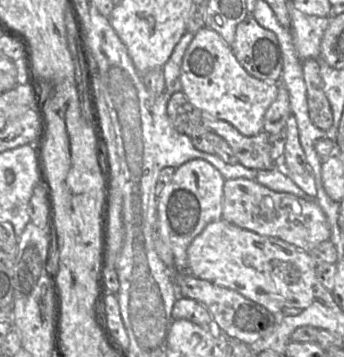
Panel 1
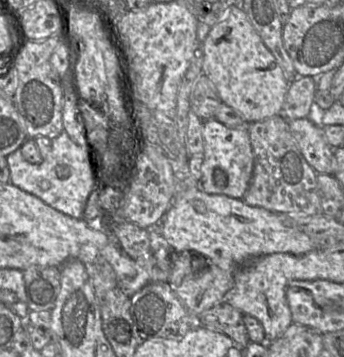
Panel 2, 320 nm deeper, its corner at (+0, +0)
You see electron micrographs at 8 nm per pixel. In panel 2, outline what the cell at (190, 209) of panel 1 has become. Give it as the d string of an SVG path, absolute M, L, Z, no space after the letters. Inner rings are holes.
M215 118L202 122L204 153L199 188L208 194L242 199L252 178L254 154L247 128L229 128Z

